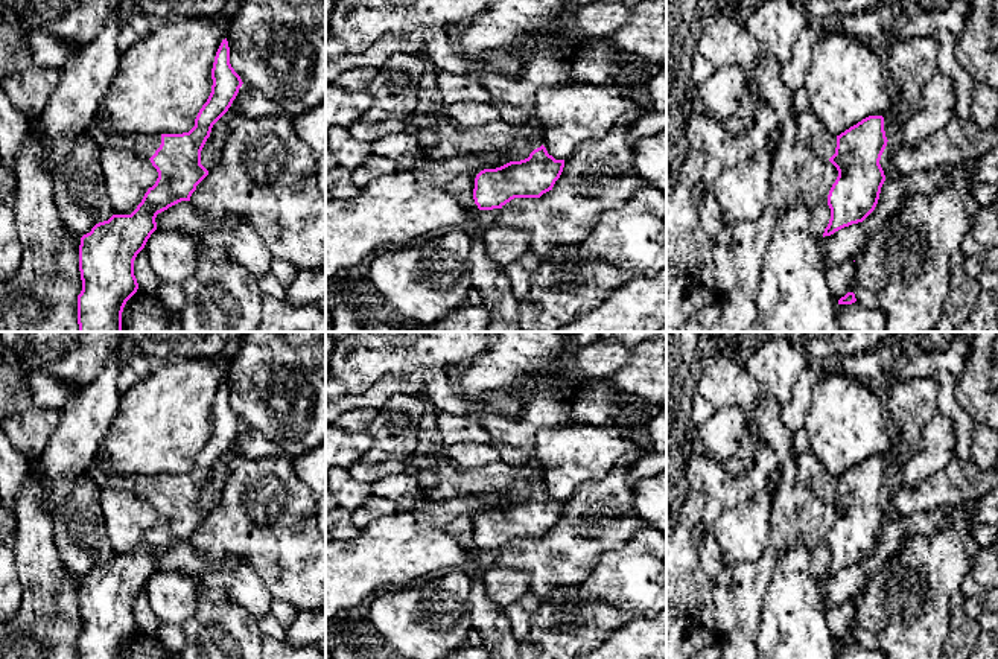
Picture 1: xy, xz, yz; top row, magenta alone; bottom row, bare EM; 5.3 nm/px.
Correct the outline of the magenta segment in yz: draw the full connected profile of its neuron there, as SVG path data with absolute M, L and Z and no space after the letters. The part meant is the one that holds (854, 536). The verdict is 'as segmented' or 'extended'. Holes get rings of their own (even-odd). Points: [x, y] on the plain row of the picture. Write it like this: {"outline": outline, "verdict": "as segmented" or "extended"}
{"outline": "M806 449L796 458L796 470L815 496L829 501L838 511L828 536L831 560L823 578L863 563L875 551L885 522L879 505L888 482L884 458L869 457L835 478Z", "verdict": "extended"}

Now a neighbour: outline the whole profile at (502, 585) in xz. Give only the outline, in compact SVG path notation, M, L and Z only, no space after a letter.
M497 565L484 568L482 583L490 601L501 607L522 598L529 591L529 577L525 572Z

